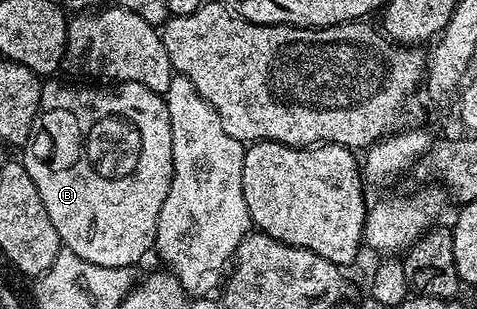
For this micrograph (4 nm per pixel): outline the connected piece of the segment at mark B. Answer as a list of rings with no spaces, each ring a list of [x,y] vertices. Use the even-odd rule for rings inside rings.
[[[55,80],[43,82],[40,108],[31,137],[21,150],[23,166],[29,172],[29,176],[33,176],[33,184],[37,184],[37,192],[41,192],[41,204],[45,204],[45,212],[49,212],[49,220],[53,220],[53,228],[57,228],[60,243],[68,251],[103,268],[134,267],[134,262],[139,262],[147,253],[152,253],[157,232],[157,216],[161,216],[161,204],[165,204],[165,196],[169,196],[173,180],[173,136],[169,108],[164,102],[164,95],[155,94],[137,83],[120,82],[112,85],[112,90],[90,90],[87,86],[63,86],[59,90],[58,84],[51,81]]]

